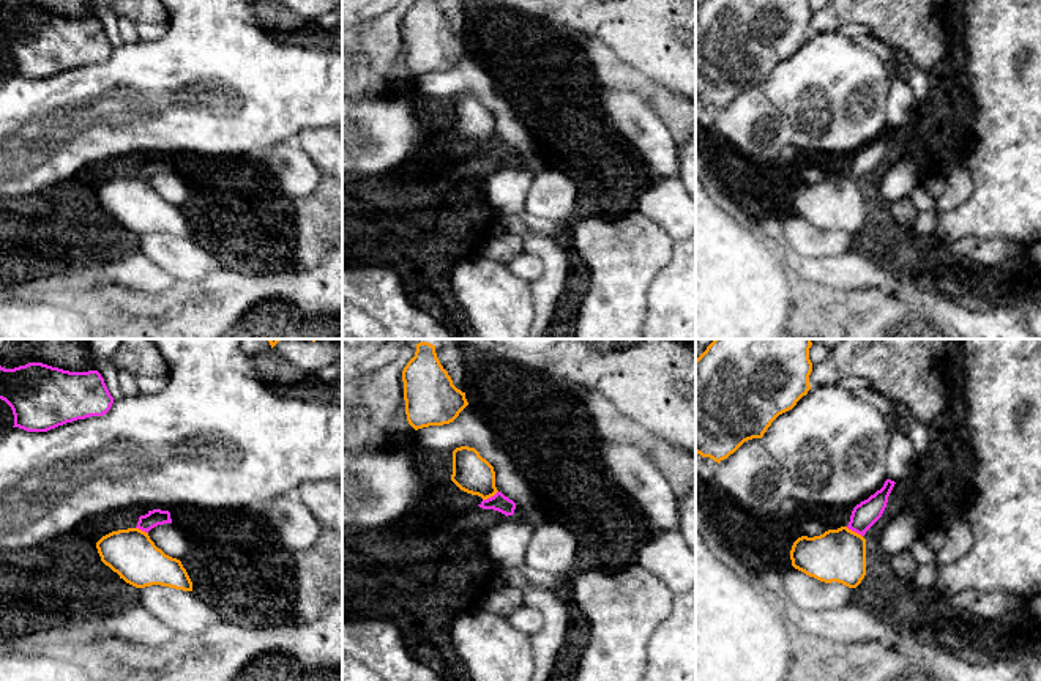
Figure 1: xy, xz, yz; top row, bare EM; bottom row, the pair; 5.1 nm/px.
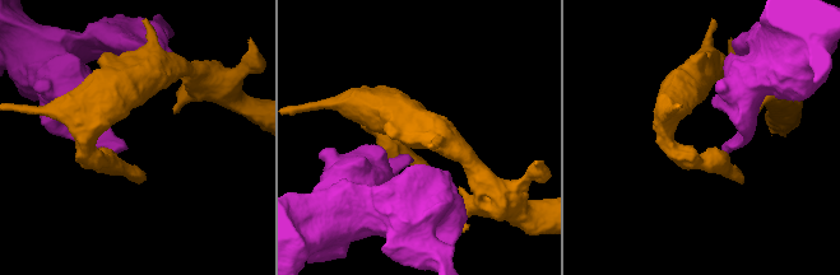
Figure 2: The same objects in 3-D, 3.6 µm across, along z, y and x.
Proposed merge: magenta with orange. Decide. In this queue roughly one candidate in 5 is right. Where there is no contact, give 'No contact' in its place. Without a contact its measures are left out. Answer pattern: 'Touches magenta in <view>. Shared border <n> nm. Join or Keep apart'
Touches magenta in yz. Shared border 100 nm. Keep apart

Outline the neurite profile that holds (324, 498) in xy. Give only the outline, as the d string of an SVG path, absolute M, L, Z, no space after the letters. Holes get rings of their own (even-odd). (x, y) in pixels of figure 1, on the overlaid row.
M342 476L334 481L306 481L297 493L323 528L342 533Z

